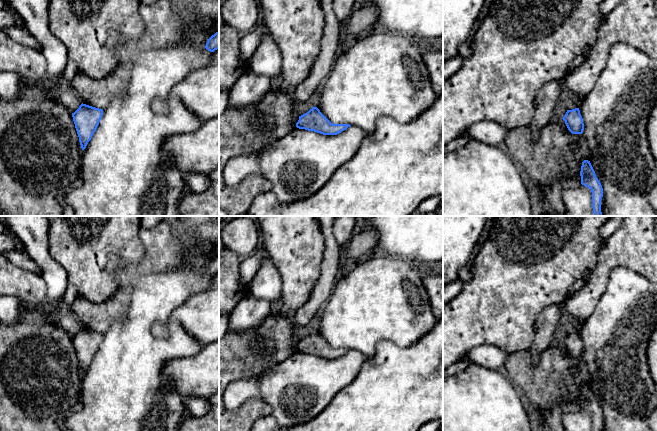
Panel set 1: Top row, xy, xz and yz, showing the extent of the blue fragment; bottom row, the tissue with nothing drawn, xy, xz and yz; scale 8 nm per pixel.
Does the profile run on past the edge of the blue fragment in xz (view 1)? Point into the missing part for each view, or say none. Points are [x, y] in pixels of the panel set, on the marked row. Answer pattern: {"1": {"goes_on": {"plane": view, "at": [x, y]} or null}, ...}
{"1": {"goes_on": null}}

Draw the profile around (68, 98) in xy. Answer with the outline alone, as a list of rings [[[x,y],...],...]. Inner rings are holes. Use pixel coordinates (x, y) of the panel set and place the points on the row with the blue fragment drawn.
[[[50,85],[45,91],[44,95],[49,100],[55,100],[66,107],[71,113],[74,113],[82,104],[77,94],[69,89],[63,88],[60,91]]]

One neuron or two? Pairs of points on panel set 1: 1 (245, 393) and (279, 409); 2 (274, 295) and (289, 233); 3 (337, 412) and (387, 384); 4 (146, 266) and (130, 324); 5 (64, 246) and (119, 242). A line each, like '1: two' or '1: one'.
1: one
2: two
3: one
4: two
5: one

